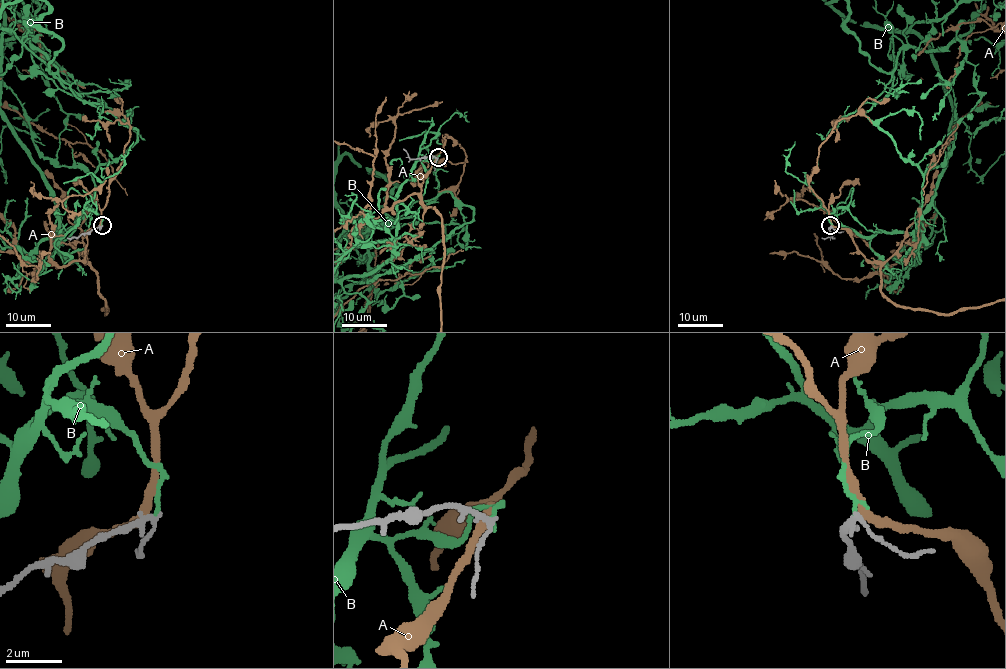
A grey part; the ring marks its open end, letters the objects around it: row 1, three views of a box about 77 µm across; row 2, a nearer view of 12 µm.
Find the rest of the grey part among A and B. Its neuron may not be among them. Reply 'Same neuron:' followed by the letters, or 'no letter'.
Same neuron: no letter

